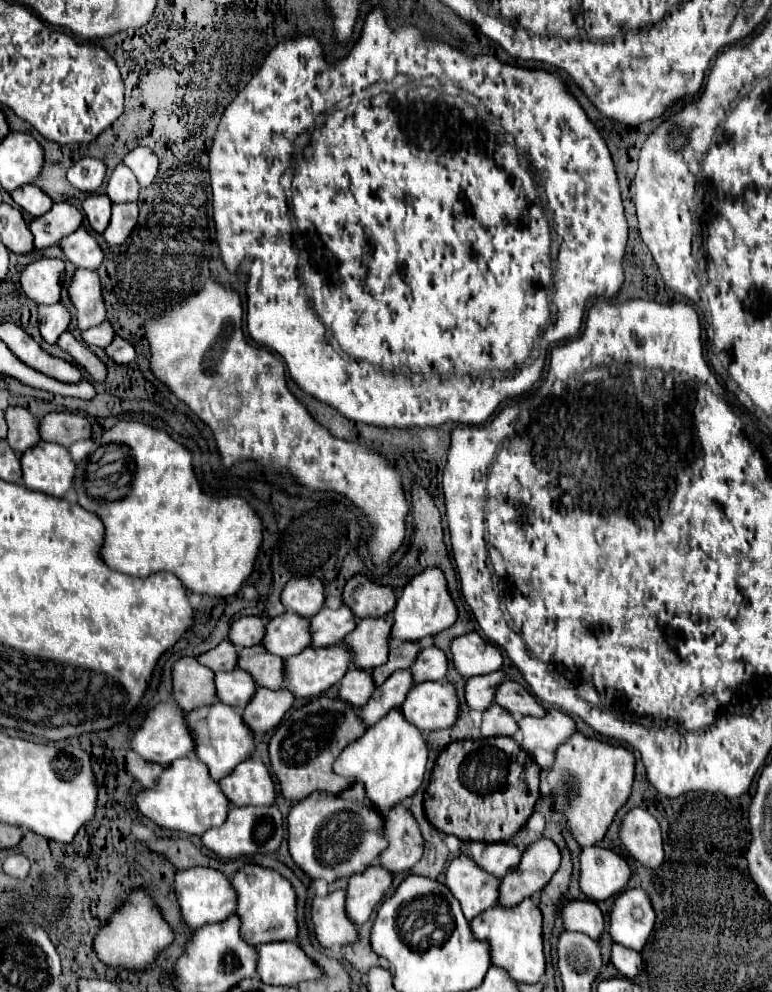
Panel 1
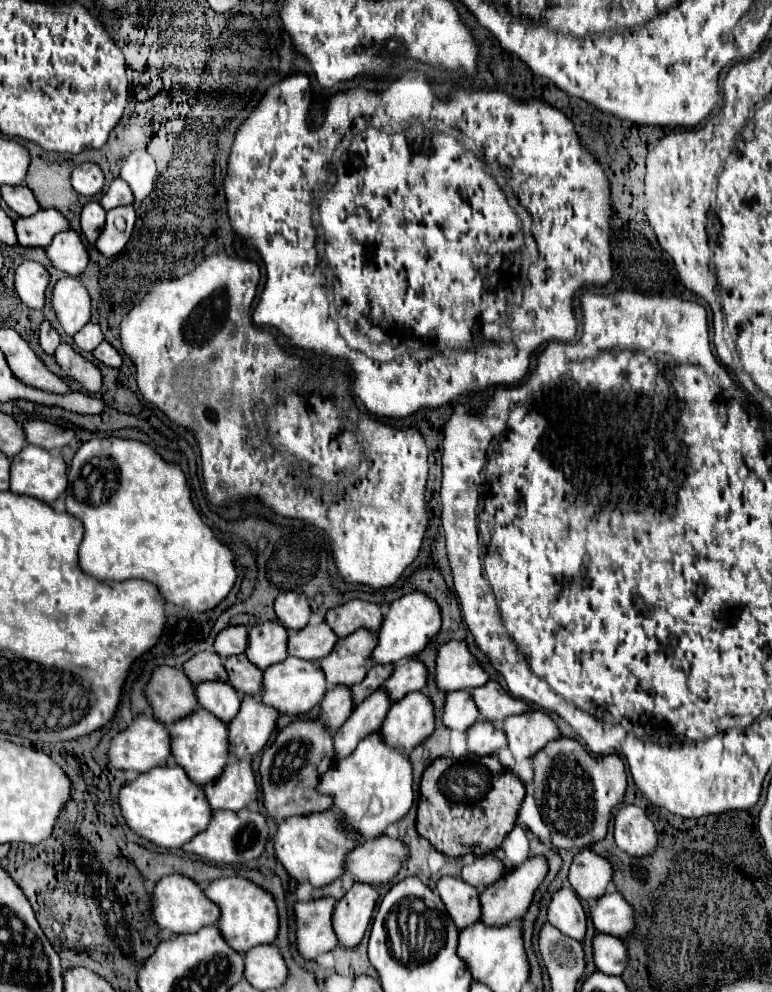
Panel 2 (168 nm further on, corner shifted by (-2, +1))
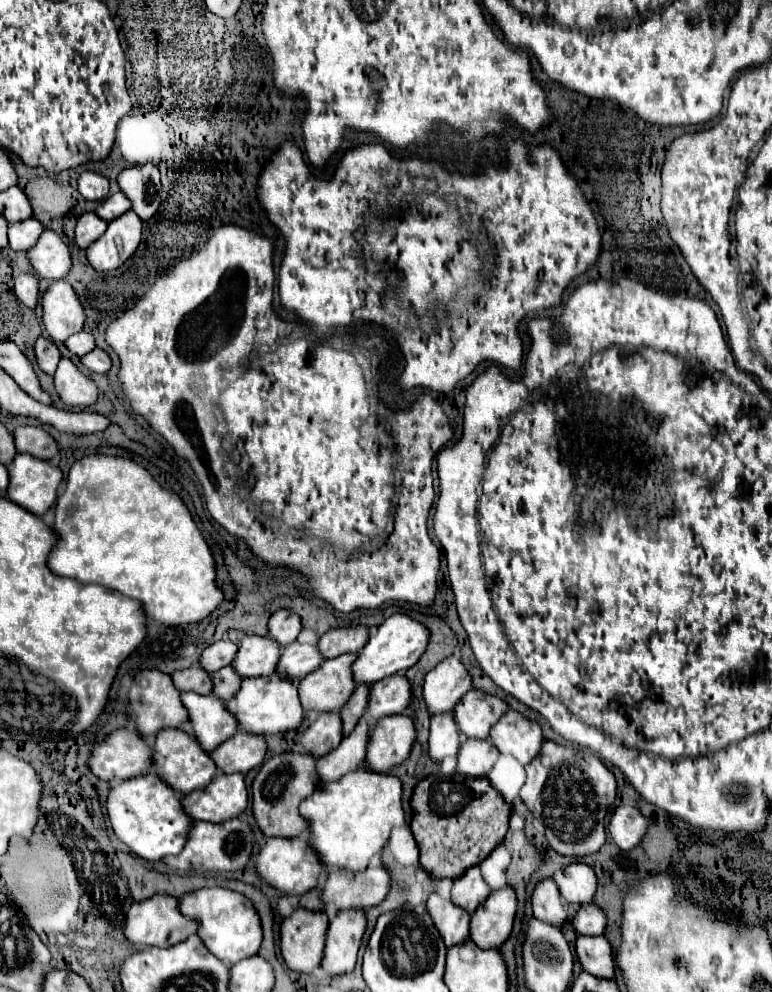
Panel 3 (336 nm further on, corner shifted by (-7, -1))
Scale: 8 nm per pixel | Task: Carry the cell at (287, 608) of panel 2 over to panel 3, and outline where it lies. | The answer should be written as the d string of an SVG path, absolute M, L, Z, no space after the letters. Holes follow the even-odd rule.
M280 608L270 616L268 630L270 638L274 638L280 646L286 646L288 642L294 642L298 638L302 630L302 618L288 608Z

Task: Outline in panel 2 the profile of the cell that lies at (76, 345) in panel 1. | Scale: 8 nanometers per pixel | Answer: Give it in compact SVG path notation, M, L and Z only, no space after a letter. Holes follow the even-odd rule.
M61 344L55 352L55 360L63 370L65 378L75 380L87 394L97 394L101 388L99 368L75 352L69 344Z

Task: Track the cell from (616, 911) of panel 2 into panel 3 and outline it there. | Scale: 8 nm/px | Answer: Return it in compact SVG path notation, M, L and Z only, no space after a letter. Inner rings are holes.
M596 902L584 904L574 918L574 928L578 934L600 936L600 934L604 934L604 926L606 926L606 918L604 918L604 912L600 910L600 906L596 906Z

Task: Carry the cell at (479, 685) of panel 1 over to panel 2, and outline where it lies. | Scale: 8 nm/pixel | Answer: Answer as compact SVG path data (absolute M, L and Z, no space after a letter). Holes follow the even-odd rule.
M451 692L445 698L443 708L443 726L449 730L467 730L471 724L475 724L479 718L479 712L475 712L475 704L471 704L469 692Z

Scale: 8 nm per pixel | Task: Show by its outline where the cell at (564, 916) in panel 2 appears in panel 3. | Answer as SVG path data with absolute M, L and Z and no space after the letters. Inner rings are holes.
M546 878L536 886L532 896L532 908L534 908L534 916L542 922L548 922L558 928L564 928L568 924L564 898L560 898L558 886L552 878Z

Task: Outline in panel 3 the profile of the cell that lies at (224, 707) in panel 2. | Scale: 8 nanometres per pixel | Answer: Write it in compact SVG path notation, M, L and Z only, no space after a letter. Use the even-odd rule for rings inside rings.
M182 692L182 704L190 712L190 722L196 738L204 746L204 750L212 752L218 744L236 734L236 720L228 710L224 710L224 702L214 694L192 694Z

